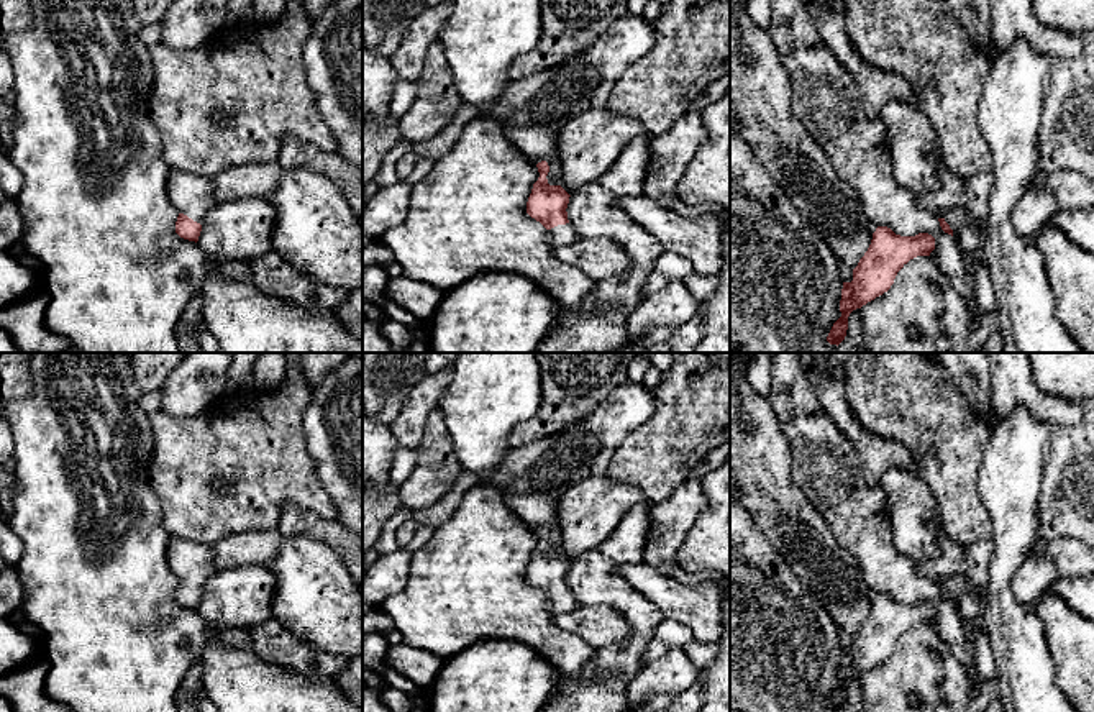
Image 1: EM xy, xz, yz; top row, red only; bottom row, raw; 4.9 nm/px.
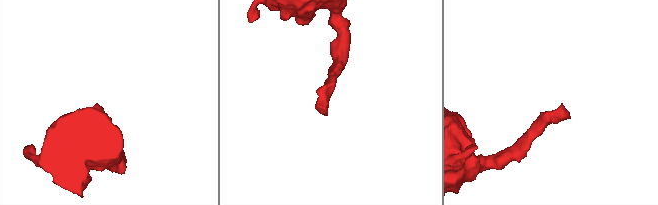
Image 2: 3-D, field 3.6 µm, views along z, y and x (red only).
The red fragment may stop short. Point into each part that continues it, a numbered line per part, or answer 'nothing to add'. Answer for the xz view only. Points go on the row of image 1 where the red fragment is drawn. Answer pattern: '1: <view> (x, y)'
1: xz (560, 235)

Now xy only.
1: xy (191, 194)

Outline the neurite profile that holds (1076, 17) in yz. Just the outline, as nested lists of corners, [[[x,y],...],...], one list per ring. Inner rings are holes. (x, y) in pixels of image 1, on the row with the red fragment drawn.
[[[1032,0],[1037,18],[1056,30],[1094,33],[1094,0]]]

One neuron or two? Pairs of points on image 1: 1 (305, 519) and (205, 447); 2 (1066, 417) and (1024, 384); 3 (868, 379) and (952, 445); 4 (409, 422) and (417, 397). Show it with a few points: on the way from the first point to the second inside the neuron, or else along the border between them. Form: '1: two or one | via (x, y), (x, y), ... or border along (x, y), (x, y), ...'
1: two | border along (322, 517), (292, 502), (286, 502), (278, 527)
2: one | via (1057, 410), (1048, 409), (1034, 394)
3: one | via (889, 386), (930, 424)
4: one | via (412, 415), (417, 404)

